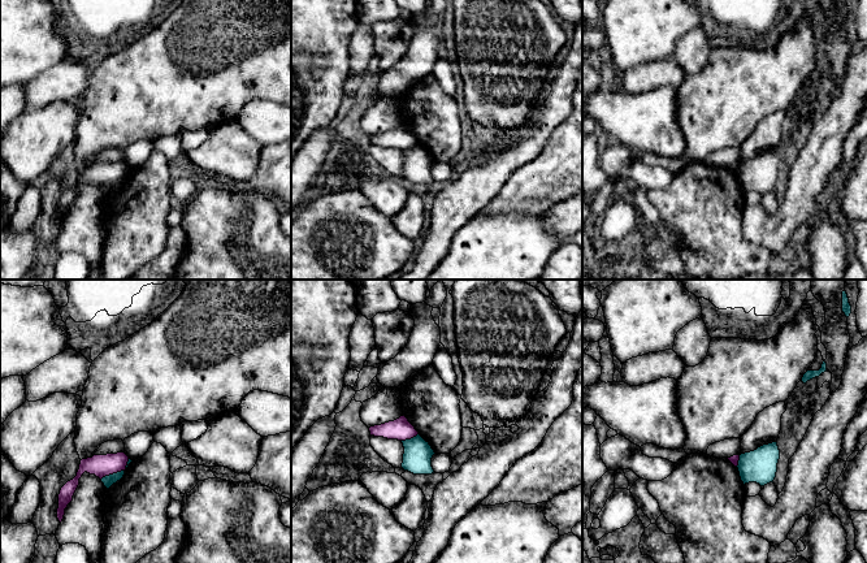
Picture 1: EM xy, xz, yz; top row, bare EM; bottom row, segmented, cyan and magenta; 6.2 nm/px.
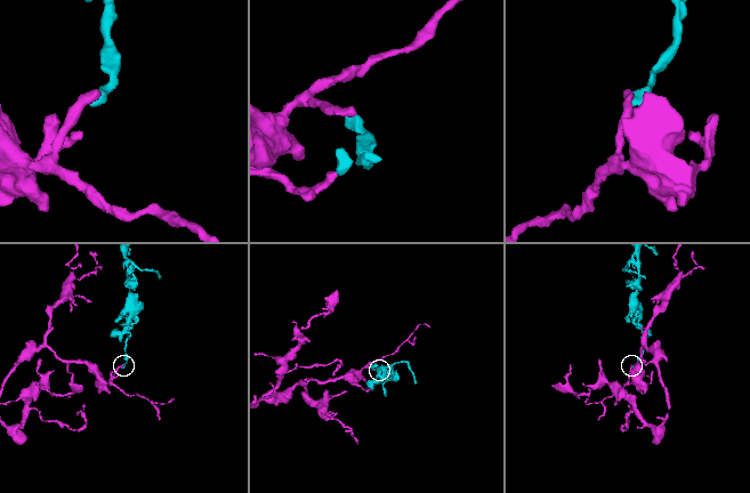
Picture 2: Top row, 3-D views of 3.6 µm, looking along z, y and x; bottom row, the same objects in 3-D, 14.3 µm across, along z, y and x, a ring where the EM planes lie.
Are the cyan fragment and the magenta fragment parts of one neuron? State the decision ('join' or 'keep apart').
keep apart

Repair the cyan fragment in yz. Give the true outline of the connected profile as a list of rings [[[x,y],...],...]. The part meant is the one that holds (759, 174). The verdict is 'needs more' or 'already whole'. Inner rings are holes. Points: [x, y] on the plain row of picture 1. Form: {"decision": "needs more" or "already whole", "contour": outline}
{"decision": "already whole", "contour": [[[777,151],[763,153],[754,160],[740,164],[738,181],[745,192],[757,191],[764,195],[773,191],[777,181],[780,159]]]}

